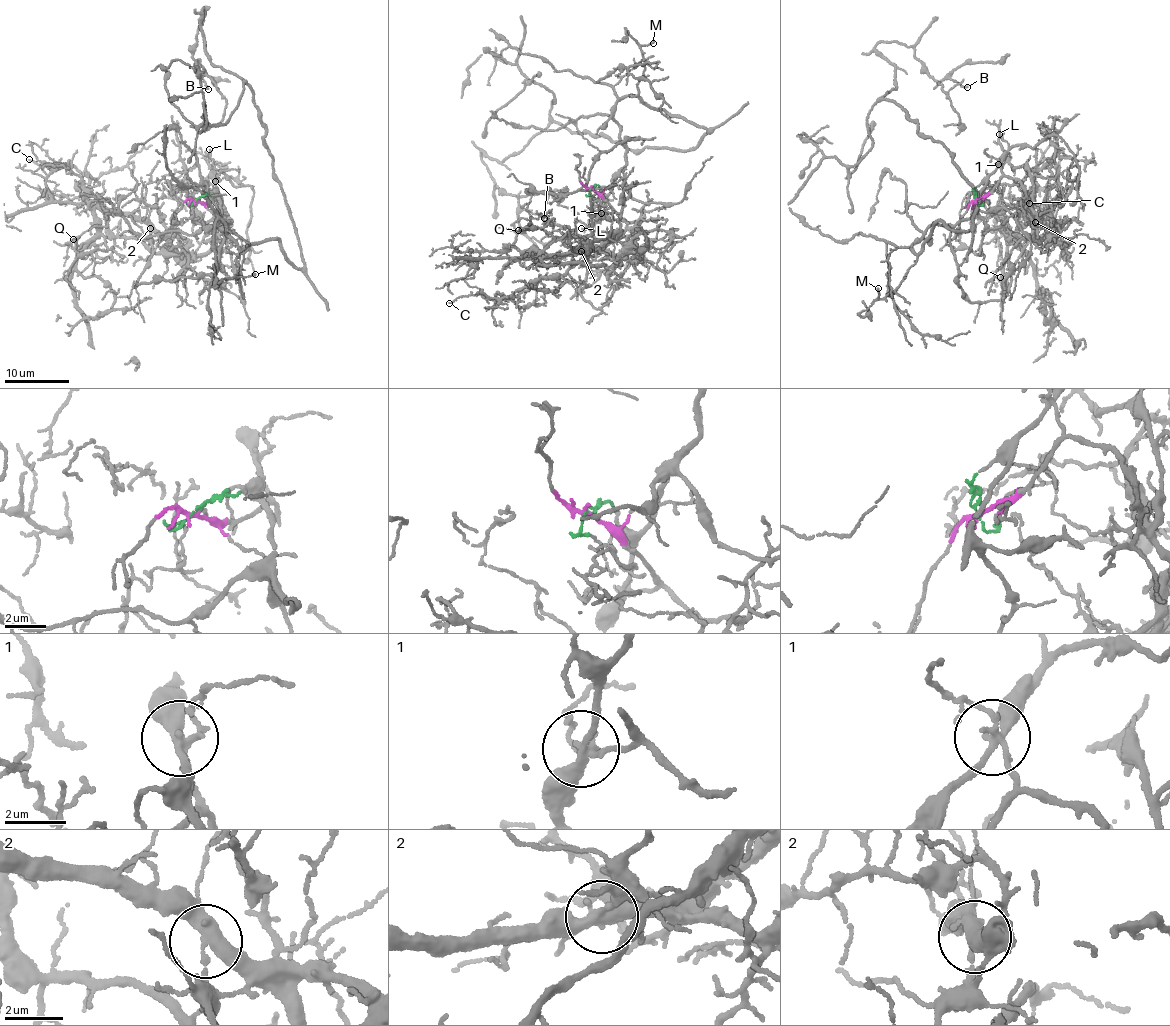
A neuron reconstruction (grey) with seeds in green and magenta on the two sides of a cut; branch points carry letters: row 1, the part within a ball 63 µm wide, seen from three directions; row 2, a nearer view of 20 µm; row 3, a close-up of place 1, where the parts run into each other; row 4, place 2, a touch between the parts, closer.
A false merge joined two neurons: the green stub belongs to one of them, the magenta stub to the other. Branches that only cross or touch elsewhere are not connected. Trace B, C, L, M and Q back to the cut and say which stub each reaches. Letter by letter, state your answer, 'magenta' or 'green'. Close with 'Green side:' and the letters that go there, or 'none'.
B: green
C: magenta
L: green
M: green
Q: magenta
Green side: B, L, M

